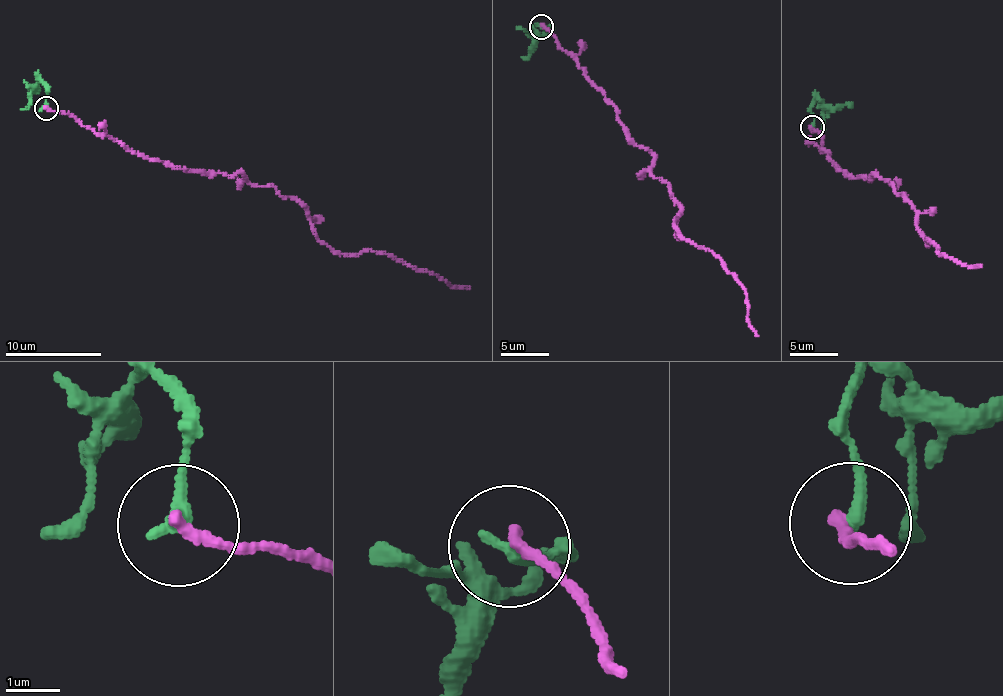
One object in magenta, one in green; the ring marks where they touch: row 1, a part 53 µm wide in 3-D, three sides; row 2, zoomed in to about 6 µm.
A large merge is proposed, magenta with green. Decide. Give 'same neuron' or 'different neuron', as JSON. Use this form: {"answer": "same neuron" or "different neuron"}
{"answer": "different neuron"}

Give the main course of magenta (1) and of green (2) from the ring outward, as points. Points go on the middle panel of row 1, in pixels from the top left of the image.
1: (540, 26), (653, 157), (650, 171), (668, 182), (680, 209), (673, 221), (742, 287), (757, 335)
2: (540, 26), (551, 27), (521, 57)

